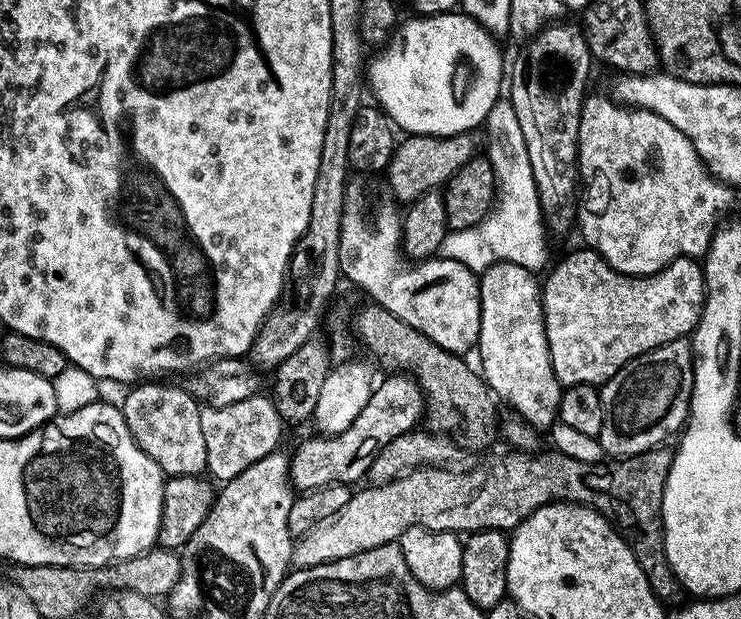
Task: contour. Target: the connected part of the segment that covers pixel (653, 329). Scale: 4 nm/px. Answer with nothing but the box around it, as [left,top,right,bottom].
[542,250,704,385]

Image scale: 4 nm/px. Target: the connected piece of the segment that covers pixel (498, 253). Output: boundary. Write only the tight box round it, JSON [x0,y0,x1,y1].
[439,100,550,274]

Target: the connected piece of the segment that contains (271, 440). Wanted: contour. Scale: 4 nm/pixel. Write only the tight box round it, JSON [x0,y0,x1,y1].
[201,394,286,481]

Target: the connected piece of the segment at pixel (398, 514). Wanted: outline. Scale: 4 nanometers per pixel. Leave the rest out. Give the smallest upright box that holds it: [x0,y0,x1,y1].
[291,446,681,602]

